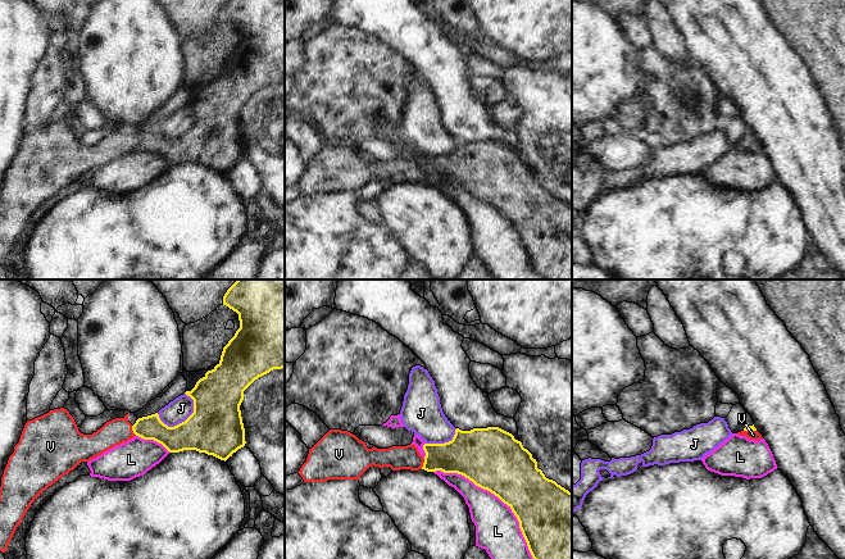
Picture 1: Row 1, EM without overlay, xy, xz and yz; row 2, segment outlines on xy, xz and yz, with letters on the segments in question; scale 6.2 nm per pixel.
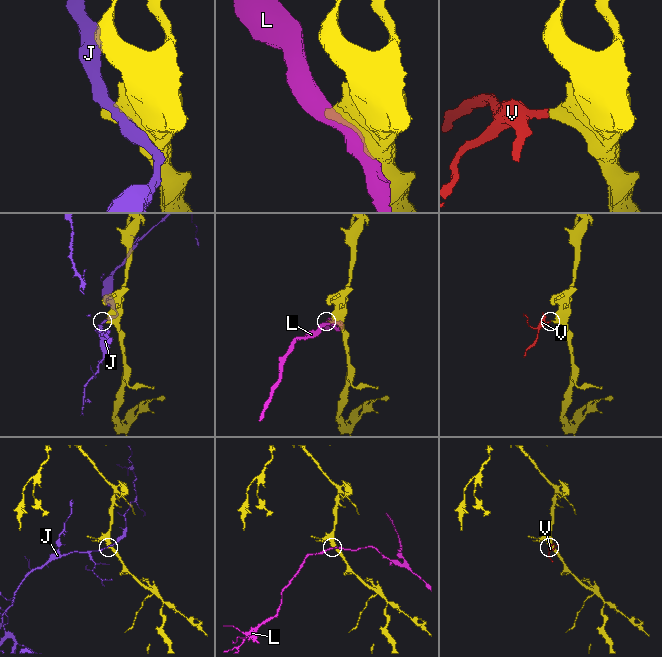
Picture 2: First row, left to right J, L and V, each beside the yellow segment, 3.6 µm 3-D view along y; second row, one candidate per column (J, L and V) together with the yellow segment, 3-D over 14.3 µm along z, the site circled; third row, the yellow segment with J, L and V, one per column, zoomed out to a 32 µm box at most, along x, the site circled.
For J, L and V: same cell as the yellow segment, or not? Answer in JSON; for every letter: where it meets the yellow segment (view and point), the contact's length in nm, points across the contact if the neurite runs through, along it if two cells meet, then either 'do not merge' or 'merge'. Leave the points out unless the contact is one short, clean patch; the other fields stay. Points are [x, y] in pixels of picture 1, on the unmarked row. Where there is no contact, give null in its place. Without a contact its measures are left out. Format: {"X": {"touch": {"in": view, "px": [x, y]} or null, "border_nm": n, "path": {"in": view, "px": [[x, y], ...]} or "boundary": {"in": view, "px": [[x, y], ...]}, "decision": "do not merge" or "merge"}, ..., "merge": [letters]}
{"J": {"touch": {"in": "xy", "px": [180, 136]}, "border_nm": 260, "decision": "do not merge"}, "L": {"touch": {"in": "xz", "px": [500, 212]}, "border_nm": 900, "decision": "do not merge"}, "V": {"touch": {"in": "xy", "px": [132, 142]}, "border_nm": 70, "path": {"in": "xy", "px": [[150, 140], [132, 142], [117, 144]]}, "decision": "merge"}, "merge": ["V"]}

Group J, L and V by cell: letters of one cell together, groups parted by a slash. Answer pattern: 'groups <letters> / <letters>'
groups J / L / V

